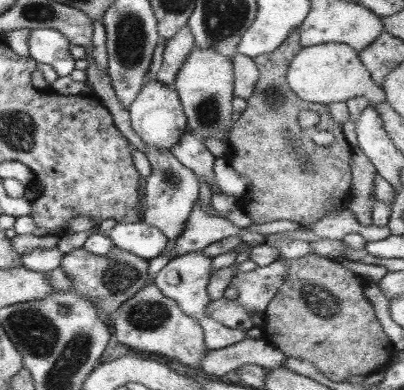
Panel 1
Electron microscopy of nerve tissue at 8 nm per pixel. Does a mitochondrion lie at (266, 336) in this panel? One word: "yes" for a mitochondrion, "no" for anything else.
no

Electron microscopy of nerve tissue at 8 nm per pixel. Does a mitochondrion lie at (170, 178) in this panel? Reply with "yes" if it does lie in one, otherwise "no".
yes

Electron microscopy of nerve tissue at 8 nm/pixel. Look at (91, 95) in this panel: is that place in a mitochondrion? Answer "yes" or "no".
no

